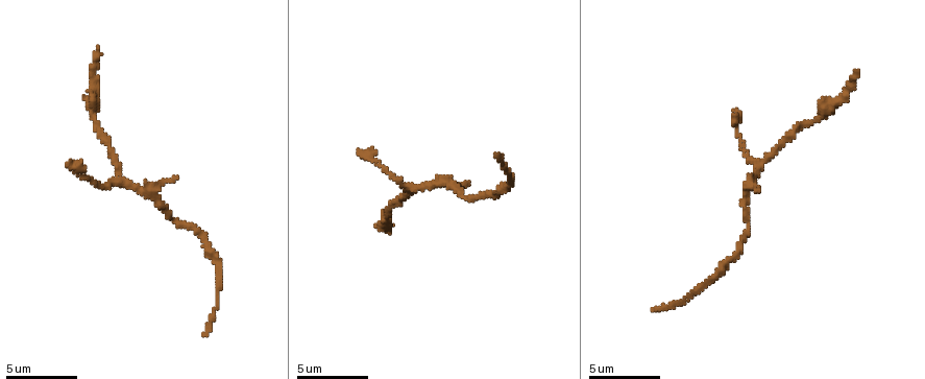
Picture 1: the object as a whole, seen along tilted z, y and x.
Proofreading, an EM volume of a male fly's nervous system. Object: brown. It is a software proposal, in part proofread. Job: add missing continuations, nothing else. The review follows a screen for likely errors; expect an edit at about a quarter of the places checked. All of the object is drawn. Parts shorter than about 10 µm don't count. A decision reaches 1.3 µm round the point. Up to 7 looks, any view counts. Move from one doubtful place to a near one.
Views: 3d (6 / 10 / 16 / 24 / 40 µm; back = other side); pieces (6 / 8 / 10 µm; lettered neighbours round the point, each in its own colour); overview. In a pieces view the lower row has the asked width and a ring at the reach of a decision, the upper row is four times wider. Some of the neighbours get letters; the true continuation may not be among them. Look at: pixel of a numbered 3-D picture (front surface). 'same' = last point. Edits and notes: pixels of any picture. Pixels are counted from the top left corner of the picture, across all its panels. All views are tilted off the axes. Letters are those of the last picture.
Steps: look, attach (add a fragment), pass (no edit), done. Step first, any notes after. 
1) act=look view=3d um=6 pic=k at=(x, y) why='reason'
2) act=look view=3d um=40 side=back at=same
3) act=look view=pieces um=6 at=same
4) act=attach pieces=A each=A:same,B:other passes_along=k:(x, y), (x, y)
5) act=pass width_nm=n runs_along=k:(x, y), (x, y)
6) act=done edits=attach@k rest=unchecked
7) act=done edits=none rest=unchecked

act=look view=3d um=10 pic=1 at=(99, 51) why='branch stops here'

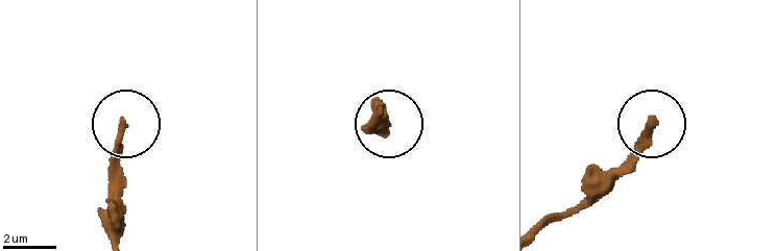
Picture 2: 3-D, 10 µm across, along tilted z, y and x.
act=look view=pieces um=6 pic=2 at=(651, 120)

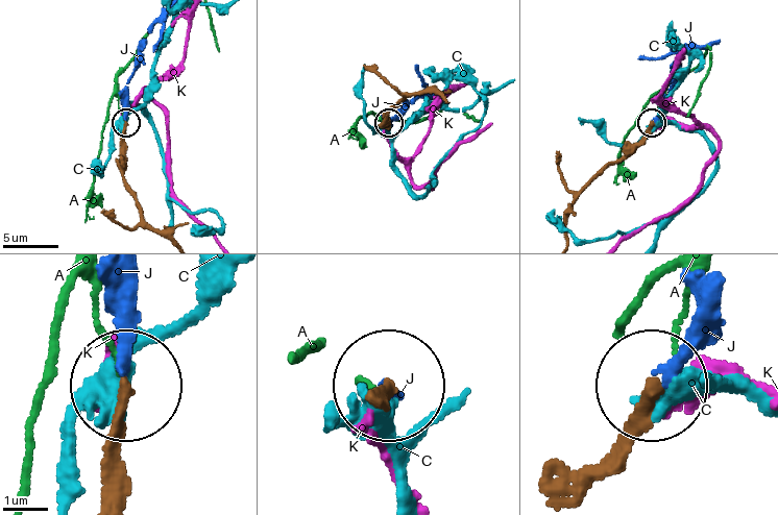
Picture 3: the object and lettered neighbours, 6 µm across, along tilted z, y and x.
act=attach pieces=J width_nm=230 each=A:other,C:other,J:same,K:other passes_along=3:(116, 487), (126, 274) found='it goes on there'

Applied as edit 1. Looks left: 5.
act=look view=pieces um=6 pic=1 at=(173, 179) why='tapers out'

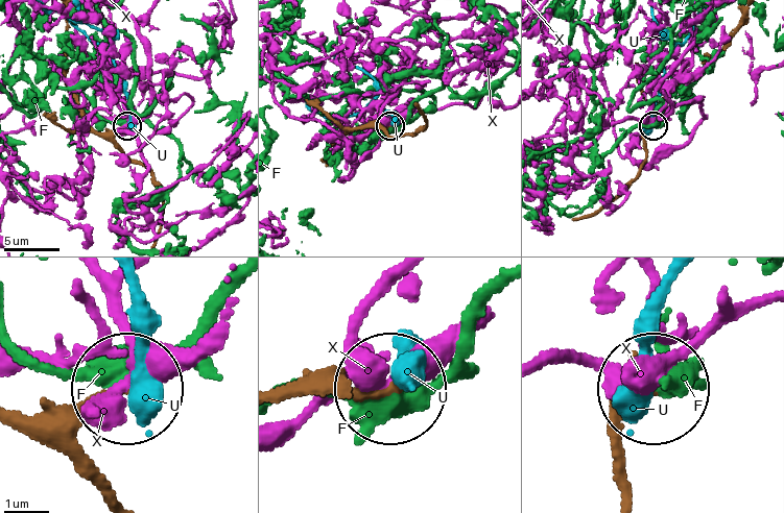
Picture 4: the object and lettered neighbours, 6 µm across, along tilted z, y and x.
act=pass each=F:other,U:other,X:other runs_along=4:(54, 444), (125, 390) found='none of them fits'

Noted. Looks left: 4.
act=look view=3d um=10 pic=1 at=(655, 309) why='thin end'

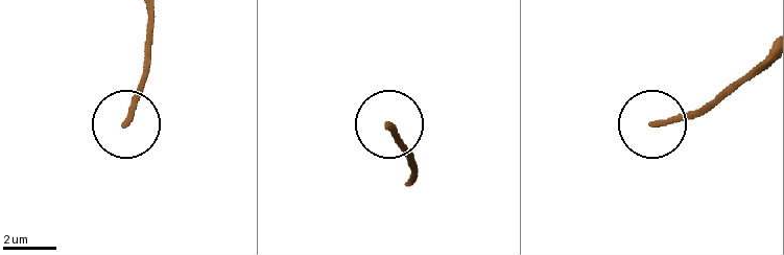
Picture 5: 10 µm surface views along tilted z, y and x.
act=look view=pieces um=10 pic=5 at=(654, 126) why='what lies round it'

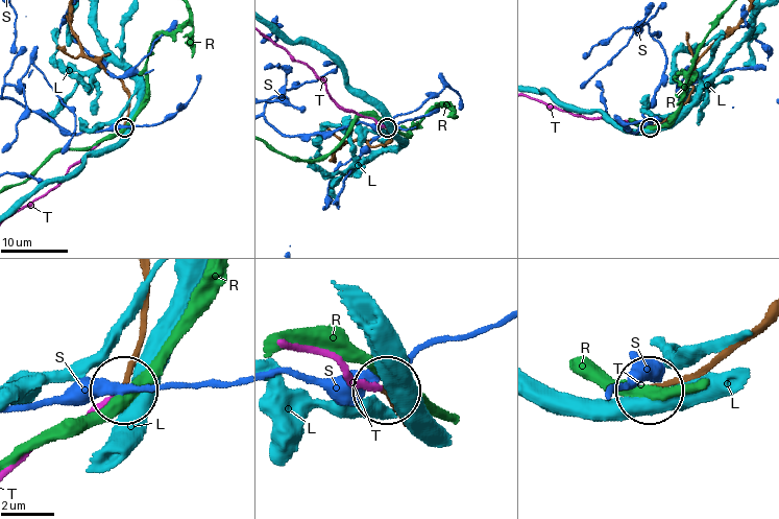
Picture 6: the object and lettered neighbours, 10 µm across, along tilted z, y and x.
act=attach pieces=T width_nm=180 each=L:other,R:other,S:other,T:same found='it goes on there'

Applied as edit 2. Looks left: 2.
act=done edits=attach@3,attach@6 rest=unchecked

